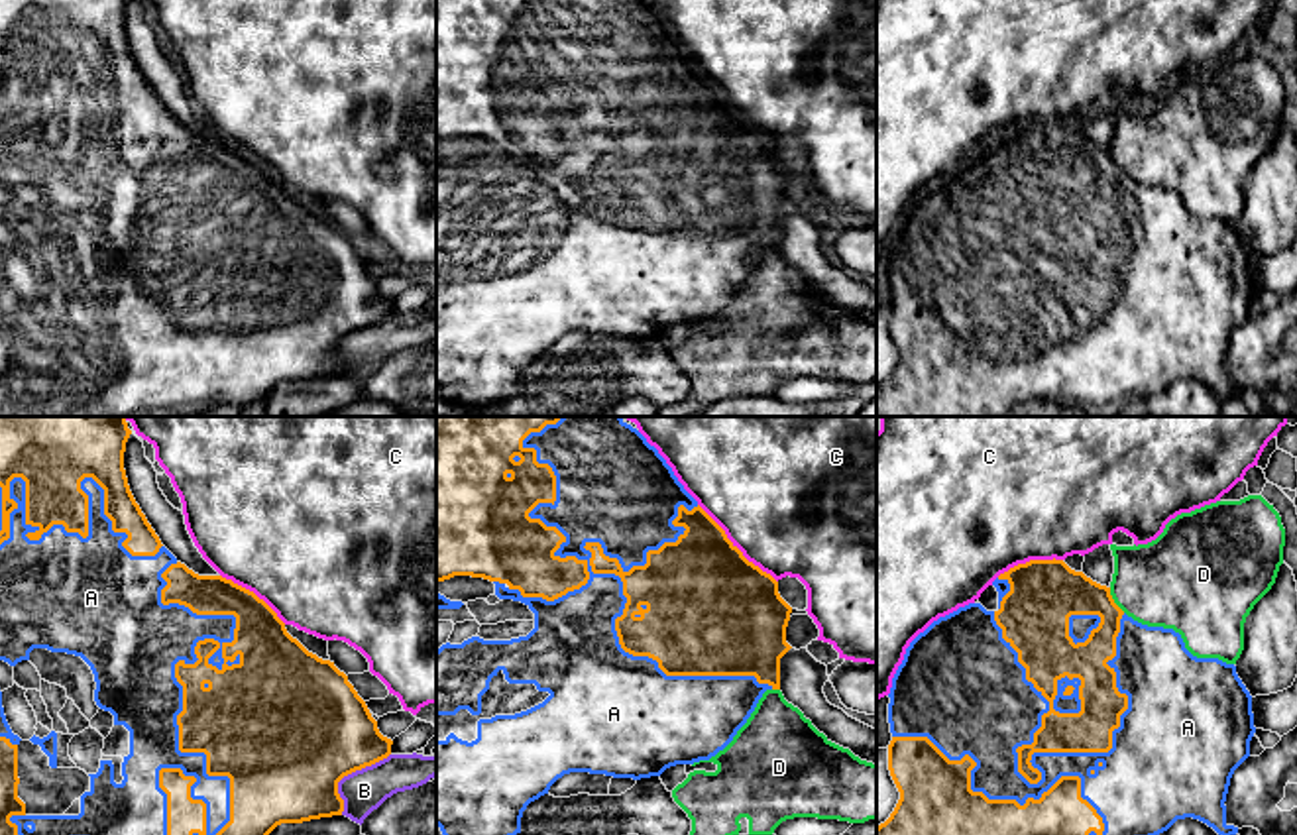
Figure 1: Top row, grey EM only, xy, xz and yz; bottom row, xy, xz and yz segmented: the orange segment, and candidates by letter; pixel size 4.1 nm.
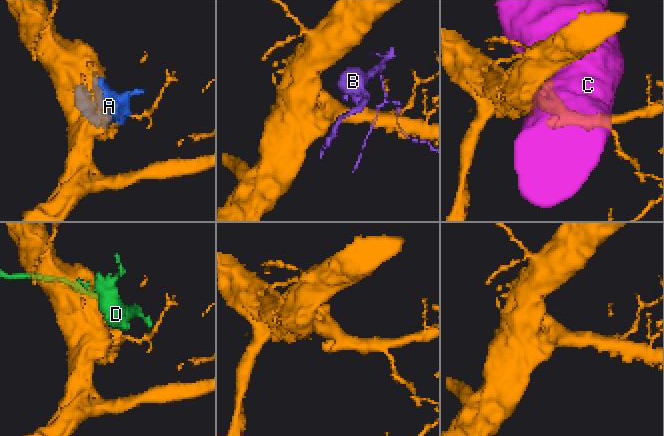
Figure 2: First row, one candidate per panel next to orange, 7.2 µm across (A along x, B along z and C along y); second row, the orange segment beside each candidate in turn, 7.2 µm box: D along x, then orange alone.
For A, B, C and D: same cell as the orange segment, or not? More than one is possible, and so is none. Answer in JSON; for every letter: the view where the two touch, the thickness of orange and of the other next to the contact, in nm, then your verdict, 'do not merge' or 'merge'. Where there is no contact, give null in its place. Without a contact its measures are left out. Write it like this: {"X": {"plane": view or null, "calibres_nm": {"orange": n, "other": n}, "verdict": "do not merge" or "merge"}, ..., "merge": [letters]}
{"A": {"plane": "xz", "calibres_nm": {"orange": 360, "other": 300}, "verdict": "merge"}, "B": {"plane": "xy", "calibres_nm": {"orange": 500, "other": 180}, "verdict": "do not merge"}, "C": {"plane": "xz", "calibres_nm": {"orange": 480, "other": 500}, "verdict": "do not merge"}, "D": {"plane": "yz", "calibres_nm": {"orange": 240, "other": 380}, "verdict": "do not merge"}, "merge": ["A"]}

